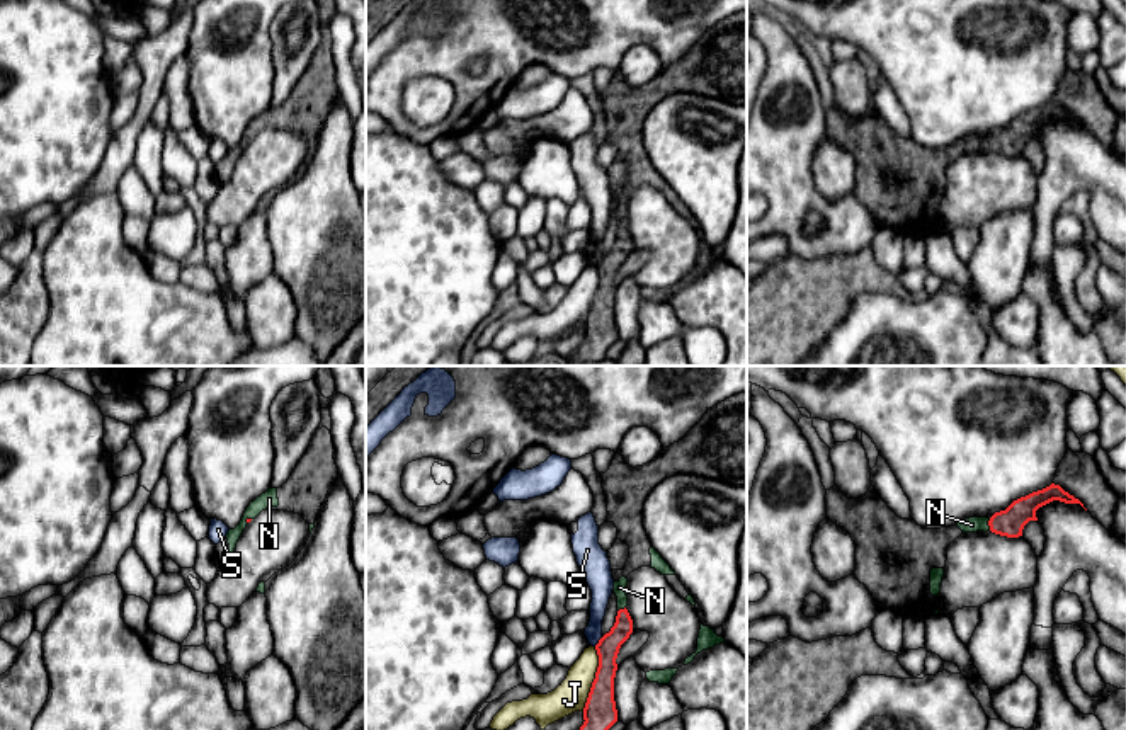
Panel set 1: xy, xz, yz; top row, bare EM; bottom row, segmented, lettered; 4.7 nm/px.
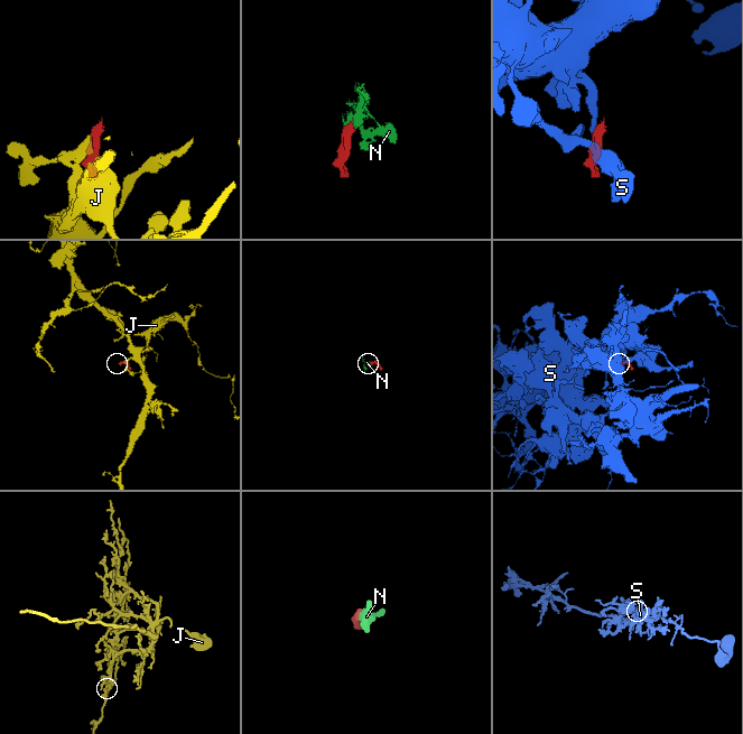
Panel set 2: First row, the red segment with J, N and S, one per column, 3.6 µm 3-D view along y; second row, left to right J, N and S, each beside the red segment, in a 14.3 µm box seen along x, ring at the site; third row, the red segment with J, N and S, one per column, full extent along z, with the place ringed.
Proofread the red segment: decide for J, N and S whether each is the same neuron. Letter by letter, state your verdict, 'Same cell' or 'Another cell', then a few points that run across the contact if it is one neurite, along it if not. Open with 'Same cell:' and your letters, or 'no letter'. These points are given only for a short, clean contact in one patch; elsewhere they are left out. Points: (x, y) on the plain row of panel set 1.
Same cell: N
J: Another cell. Line: xz (596, 266), (597, 290), (582, 329)
N: Same cell. Line: yz (1009, 142), (989, 143), (972, 143)
S: Another cell. Line: xz (602, 256), (594, 264)

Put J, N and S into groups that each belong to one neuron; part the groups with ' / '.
J / N / S

